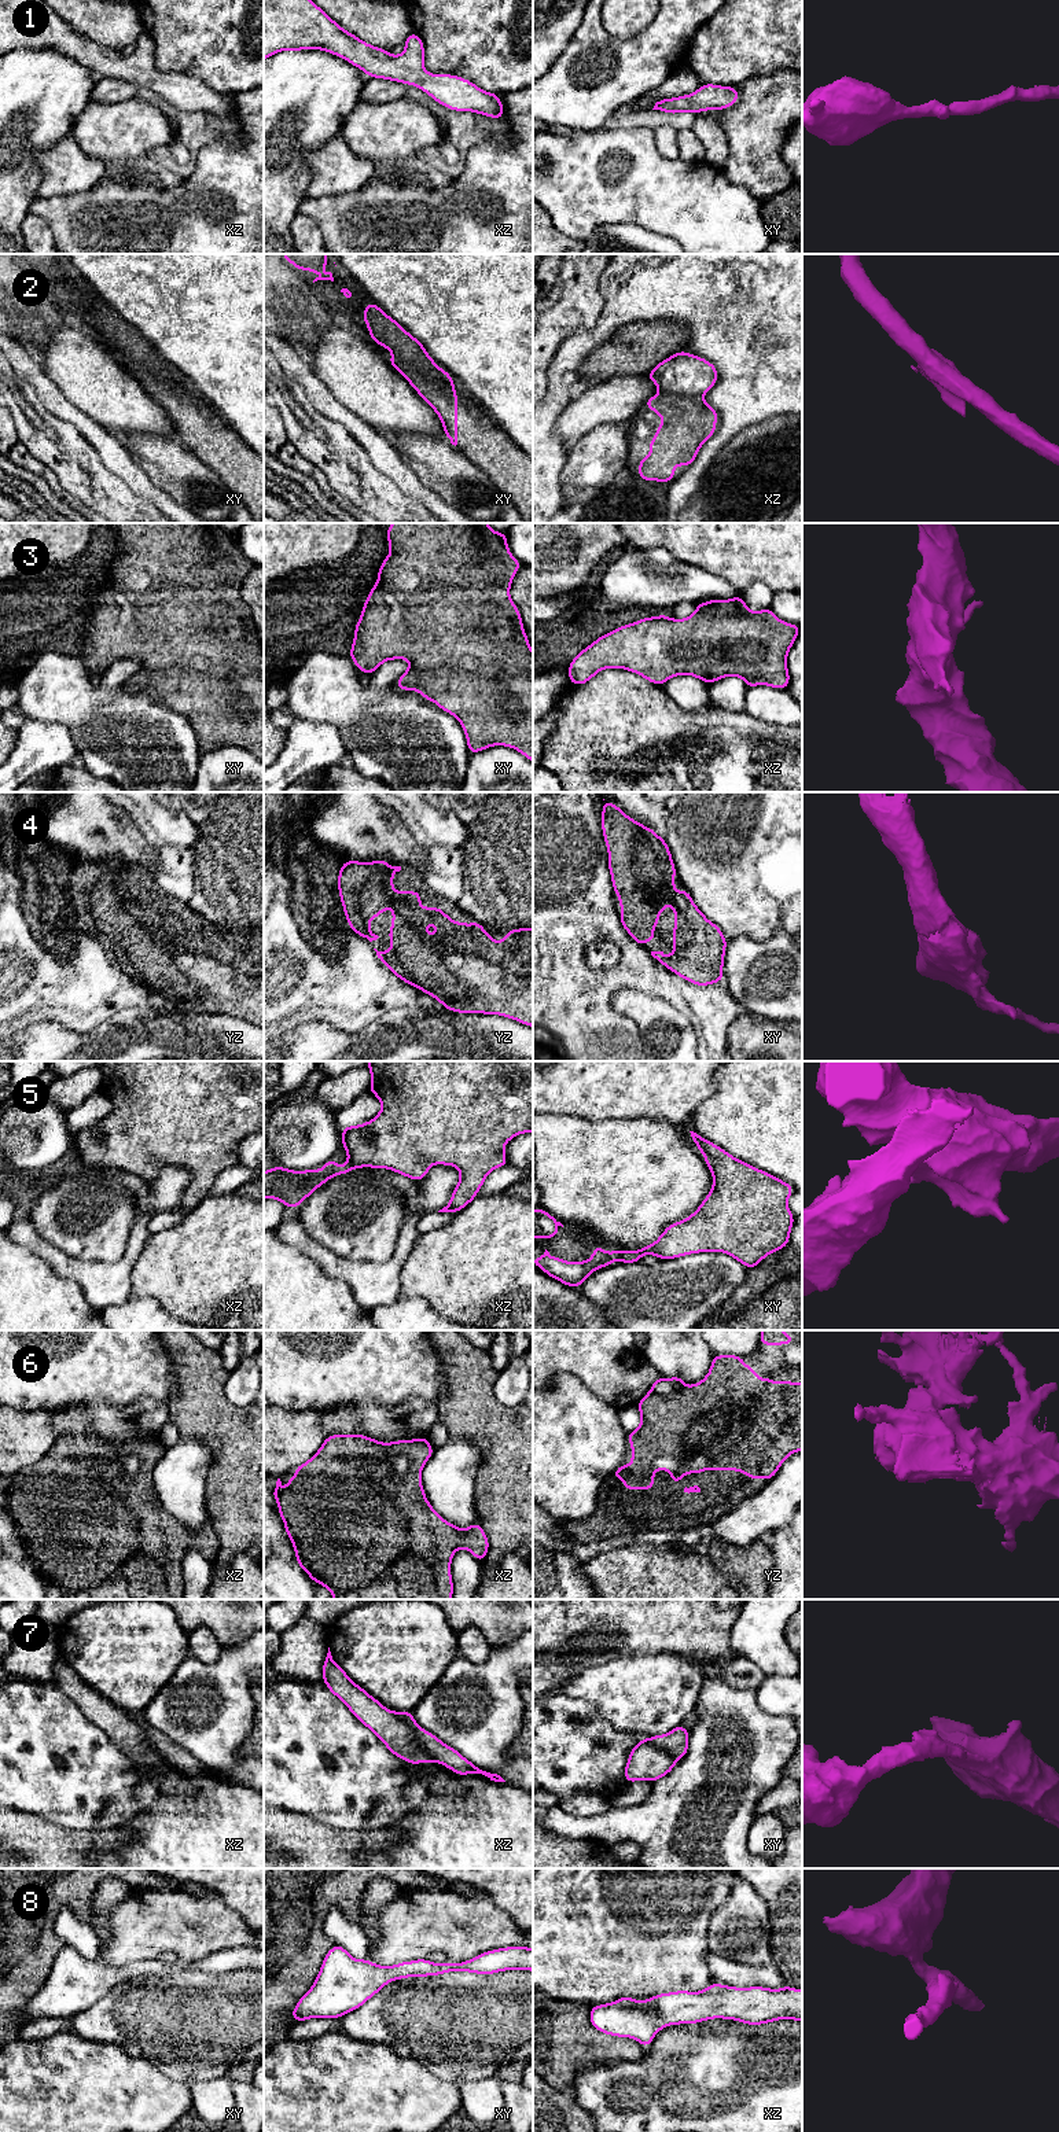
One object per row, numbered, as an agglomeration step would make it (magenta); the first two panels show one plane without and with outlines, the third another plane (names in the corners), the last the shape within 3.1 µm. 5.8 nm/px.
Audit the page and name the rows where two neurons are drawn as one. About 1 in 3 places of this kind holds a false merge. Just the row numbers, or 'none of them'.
2, 5, 6, 7

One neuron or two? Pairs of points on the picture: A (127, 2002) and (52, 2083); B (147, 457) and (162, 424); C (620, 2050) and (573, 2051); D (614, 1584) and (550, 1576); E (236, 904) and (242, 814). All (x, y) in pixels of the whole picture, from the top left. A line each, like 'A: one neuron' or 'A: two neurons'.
A: two neurons
B: two neurons
C: one neuron
D: two neurons
E: one neuron

